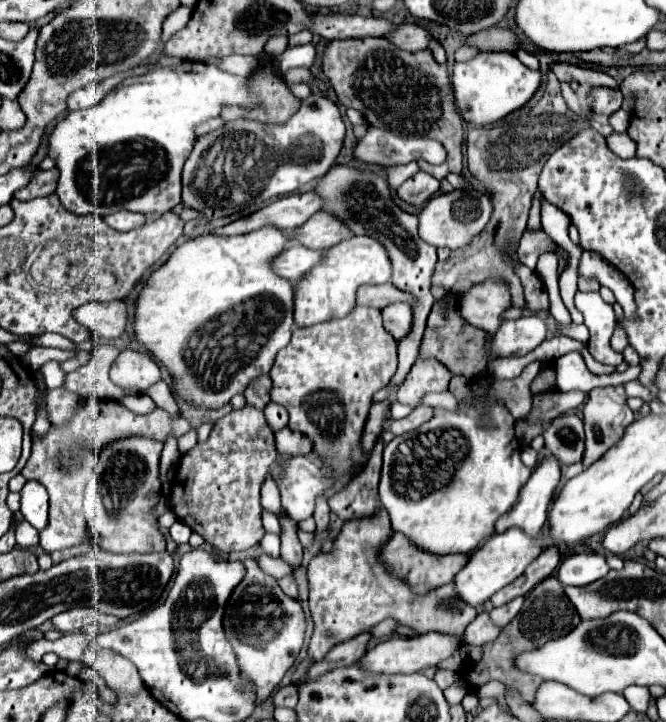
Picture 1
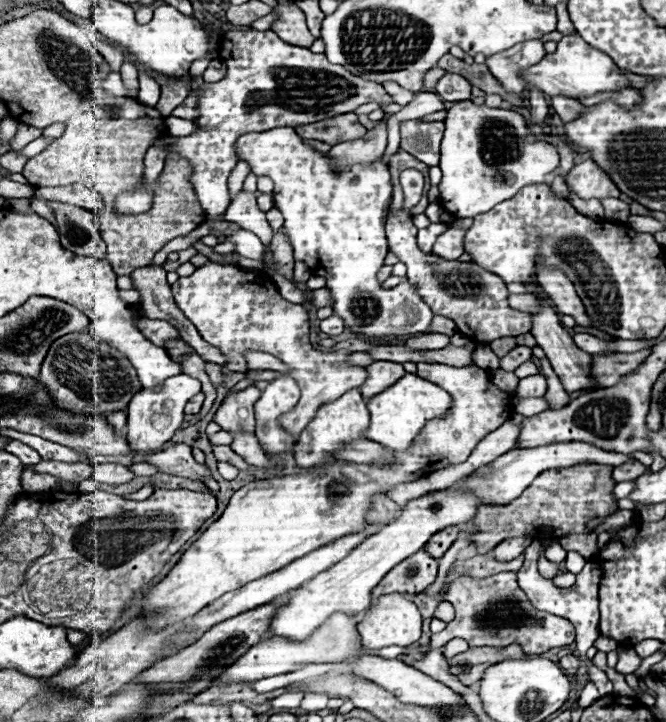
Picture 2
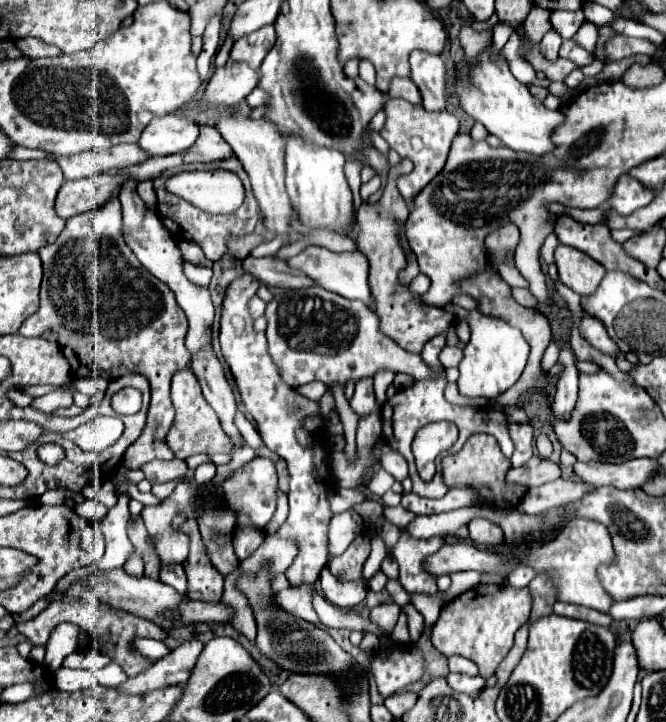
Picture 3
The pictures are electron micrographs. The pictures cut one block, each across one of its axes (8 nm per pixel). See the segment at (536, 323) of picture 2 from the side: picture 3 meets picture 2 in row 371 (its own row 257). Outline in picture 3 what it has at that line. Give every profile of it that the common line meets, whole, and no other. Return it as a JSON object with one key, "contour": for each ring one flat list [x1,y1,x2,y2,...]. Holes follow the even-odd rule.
{"contour":[[560,244,554,252,556,266,558,266,558,276,560,282,568,288,572,288,576,294,586,296,596,290,596,284,600,284,606,268,586,256,584,252]]}

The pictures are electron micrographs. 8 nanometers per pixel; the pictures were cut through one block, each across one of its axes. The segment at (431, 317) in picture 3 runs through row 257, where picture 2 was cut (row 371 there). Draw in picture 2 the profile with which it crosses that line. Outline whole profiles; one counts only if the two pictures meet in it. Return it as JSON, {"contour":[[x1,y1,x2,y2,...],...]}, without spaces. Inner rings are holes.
{"contour":[[372,362,368,368,368,378,362,384,362,396,368,400,372,396,376,396,378,392,382,392,384,388,392,386,396,380,400,380,406,372,400,364,388,364,388,362]]}

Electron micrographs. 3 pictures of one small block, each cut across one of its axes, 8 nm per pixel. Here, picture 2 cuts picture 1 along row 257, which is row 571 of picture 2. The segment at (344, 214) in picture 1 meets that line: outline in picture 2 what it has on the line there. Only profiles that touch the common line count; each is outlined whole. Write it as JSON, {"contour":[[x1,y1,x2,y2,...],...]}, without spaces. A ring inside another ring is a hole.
{"contour":[[420,550,408,556,408,560,396,564,396,568,392,568,392,572,388,572,384,580,380,580,380,584,372,590,372,600,394,592,418,594,434,582,436,570,438,570,438,560,432,560,432,556]]}

